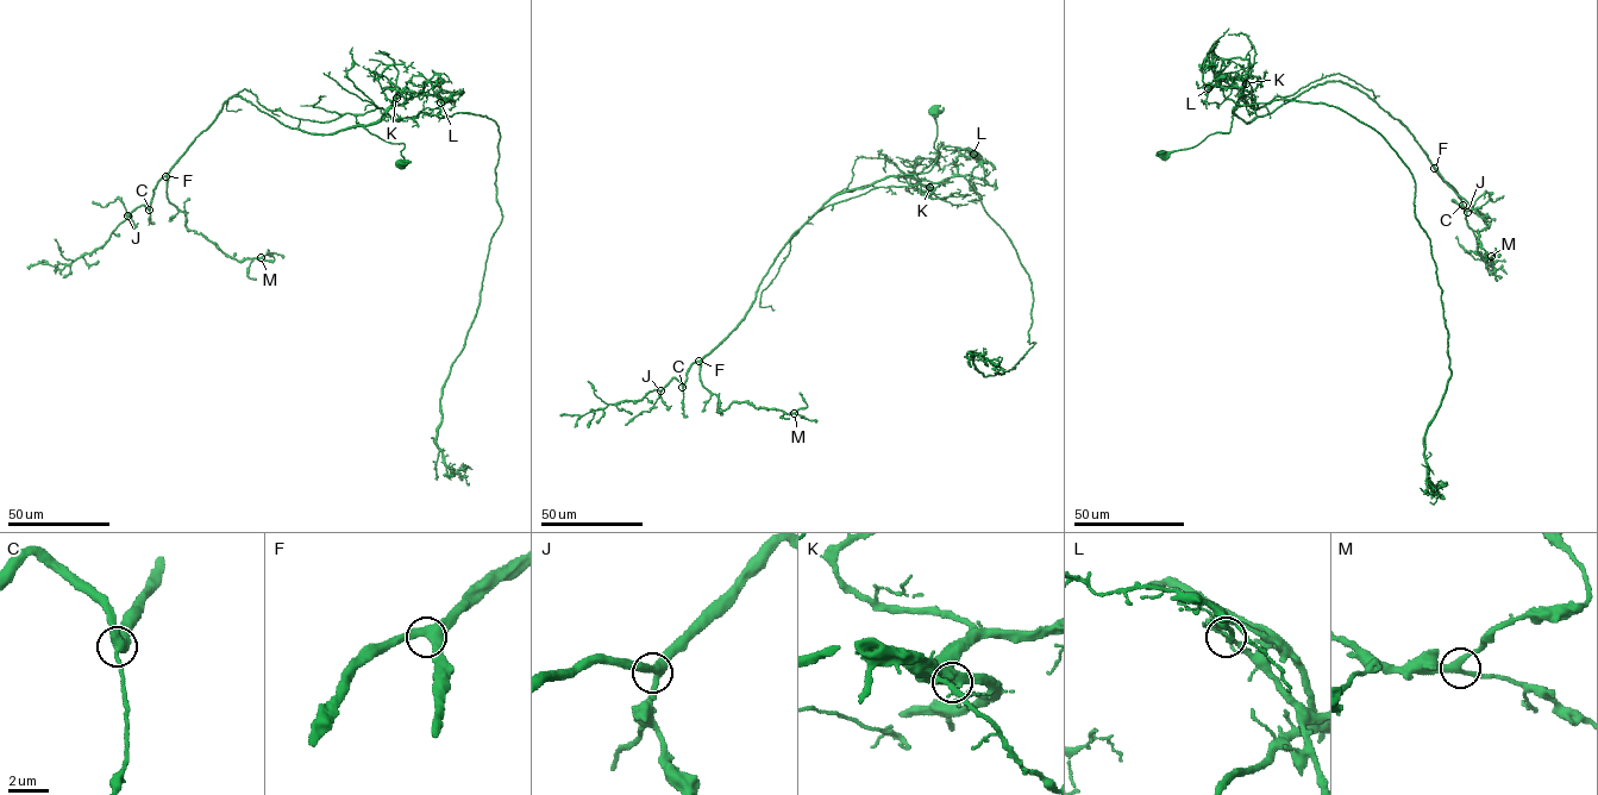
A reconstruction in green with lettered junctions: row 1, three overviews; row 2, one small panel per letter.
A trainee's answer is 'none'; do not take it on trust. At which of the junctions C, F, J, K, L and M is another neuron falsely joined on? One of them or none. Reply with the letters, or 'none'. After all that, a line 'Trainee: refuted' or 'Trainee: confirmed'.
L
Trainee: refuted

